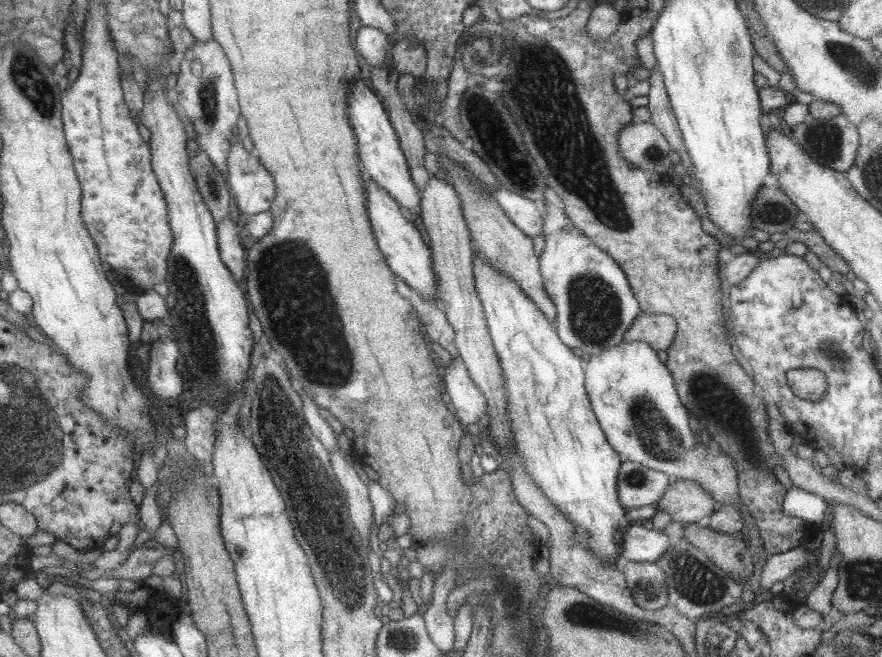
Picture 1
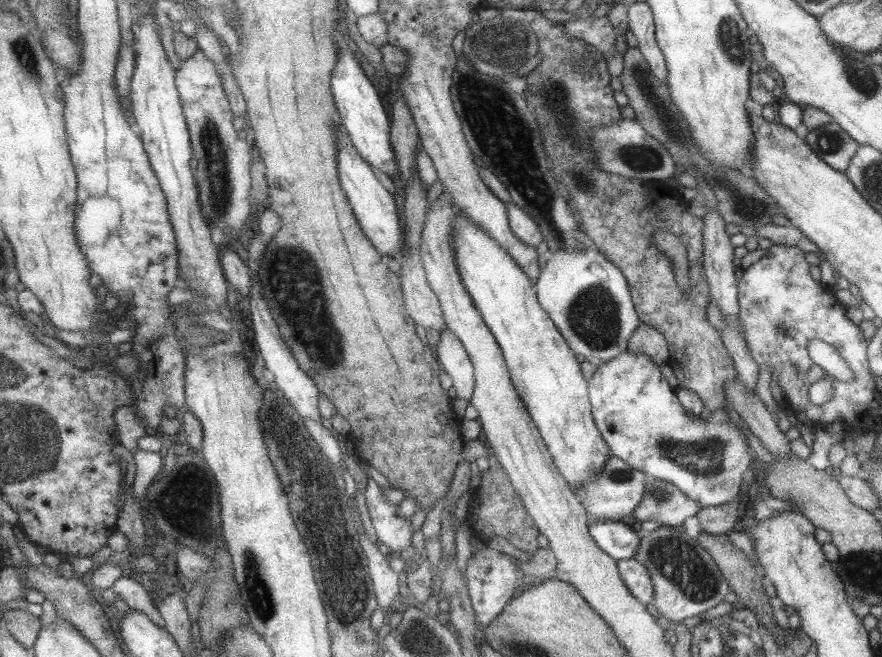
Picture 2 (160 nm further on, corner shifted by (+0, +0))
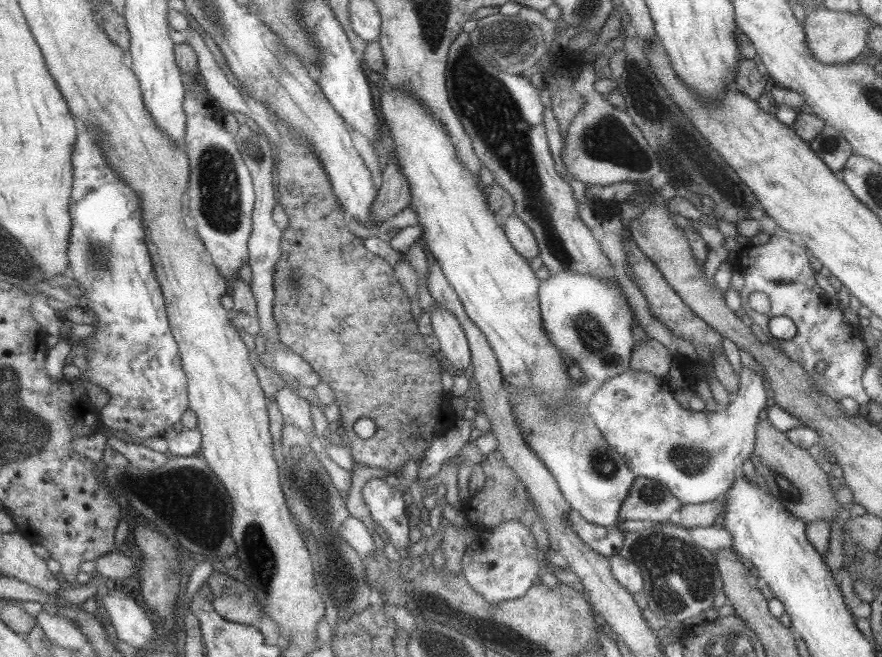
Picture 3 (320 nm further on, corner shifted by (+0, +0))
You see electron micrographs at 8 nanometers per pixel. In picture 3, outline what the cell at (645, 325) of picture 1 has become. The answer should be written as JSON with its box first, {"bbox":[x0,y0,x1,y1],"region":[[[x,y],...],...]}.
{"bbox":[630,338,674,378],"region":[[[652,338],[635,343],[630,356],[631,370],[644,370],[645,373],[663,378],[668,373],[674,356],[661,343]]]}

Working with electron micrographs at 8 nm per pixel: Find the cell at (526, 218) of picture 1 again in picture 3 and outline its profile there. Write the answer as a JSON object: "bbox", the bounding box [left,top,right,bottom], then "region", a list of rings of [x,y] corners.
{"bbox":[501,212,540,262],"region":[[[514,212],[502,219],[501,225],[513,250],[526,261],[529,262],[531,258],[535,258],[540,253],[533,233]]]}

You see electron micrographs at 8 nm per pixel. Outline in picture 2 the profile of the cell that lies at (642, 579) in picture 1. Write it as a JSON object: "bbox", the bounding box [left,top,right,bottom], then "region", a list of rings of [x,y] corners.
{"bbox":[616,558,653,605],"region":[[[634,558],[616,560],[616,567],[629,592],[643,605],[651,603],[653,585],[648,570]]]}

